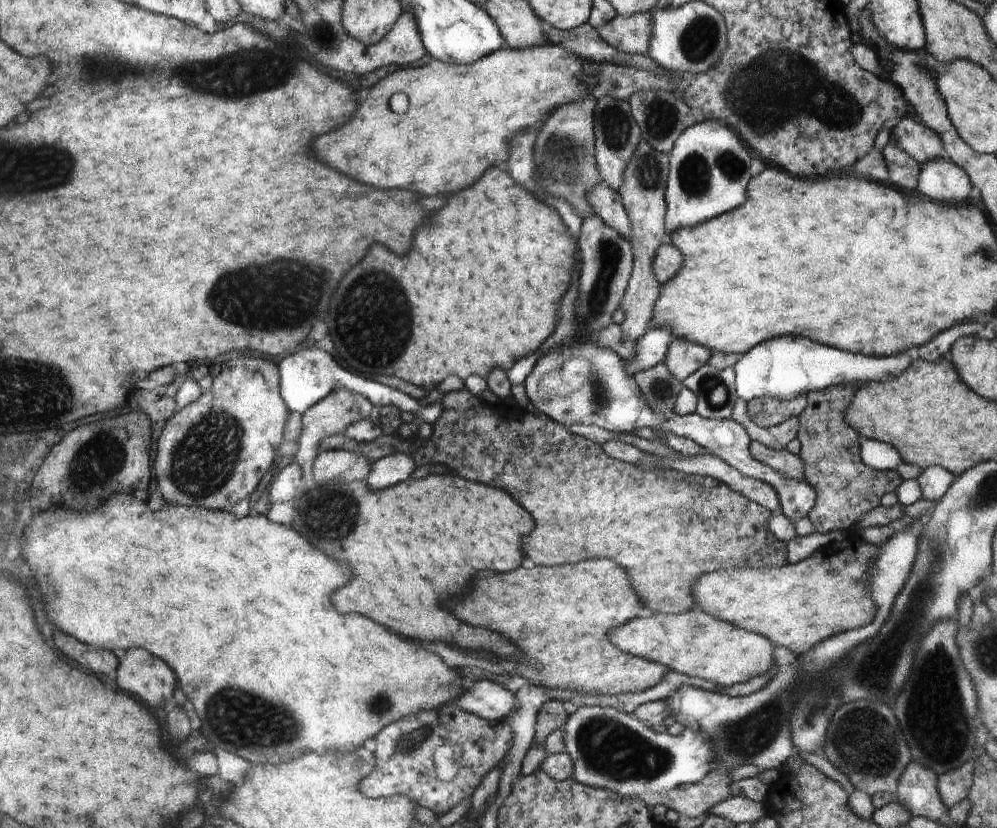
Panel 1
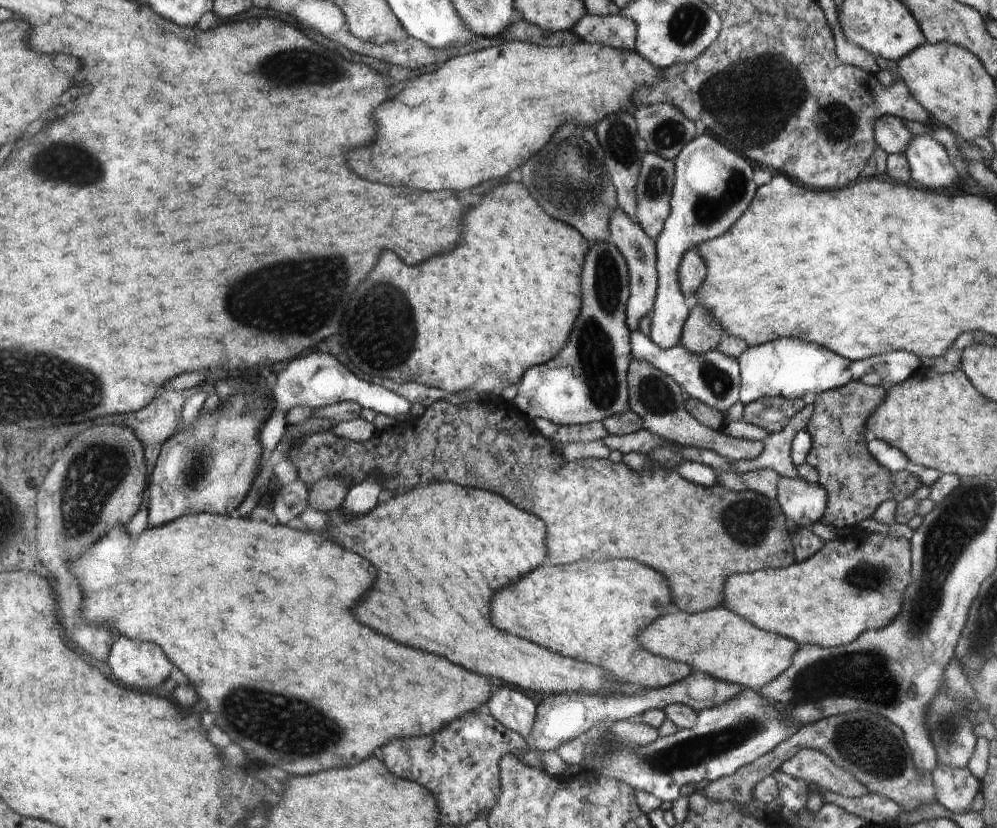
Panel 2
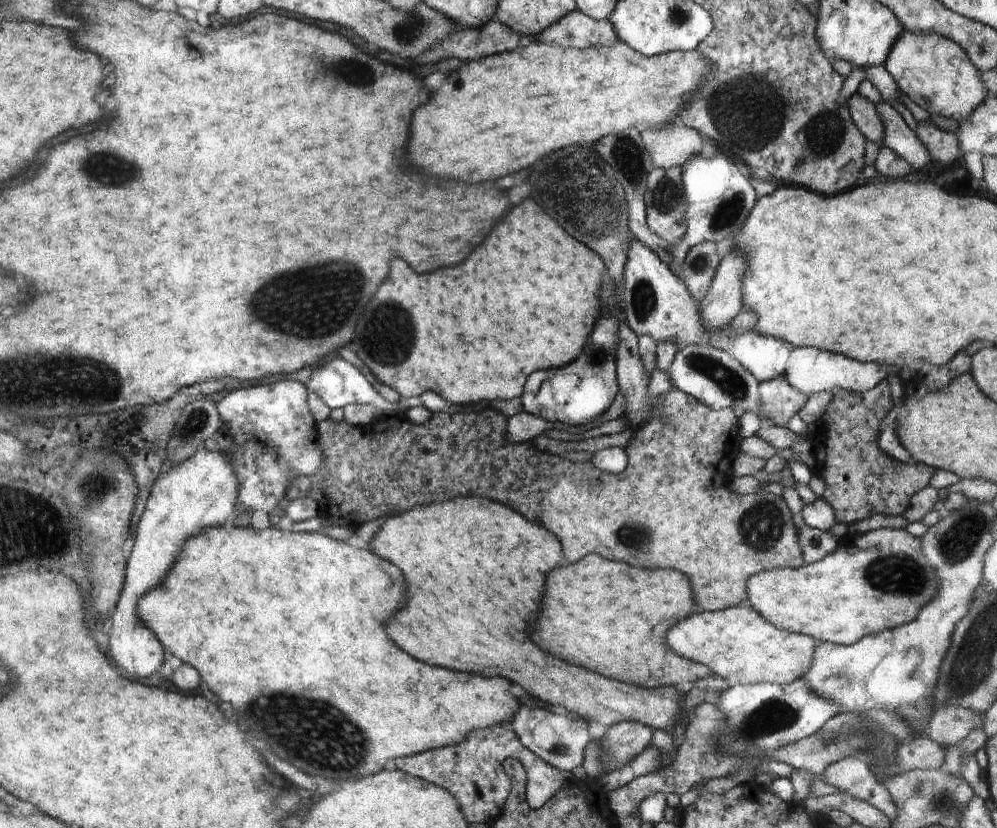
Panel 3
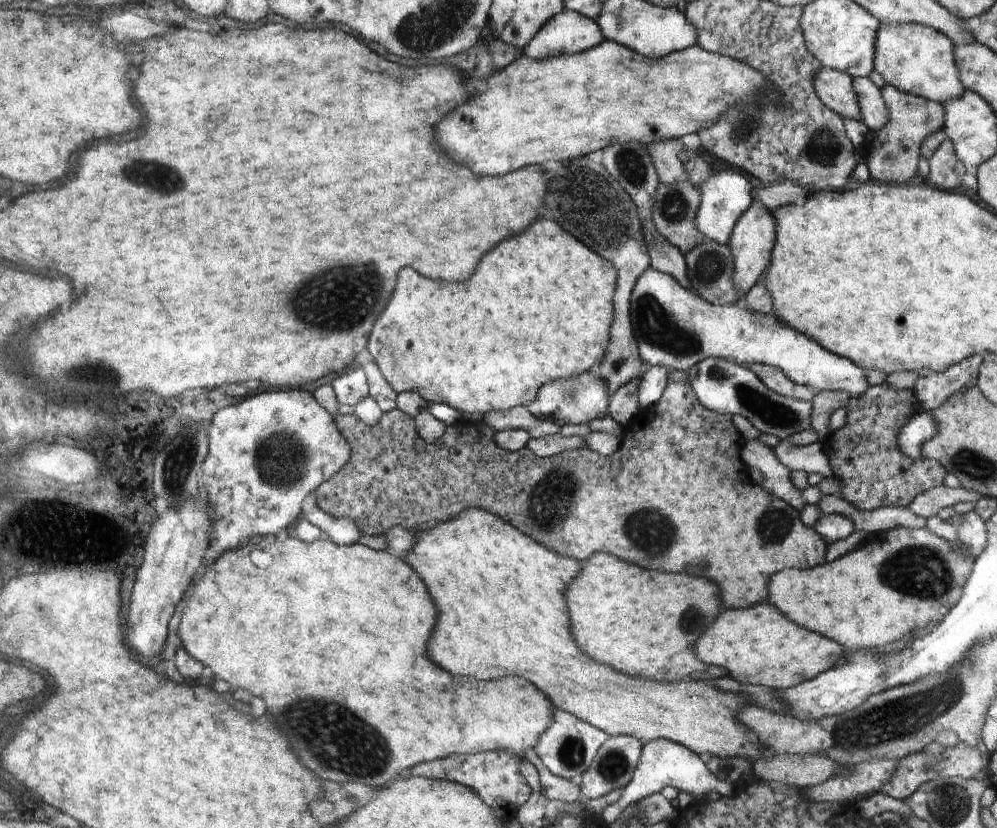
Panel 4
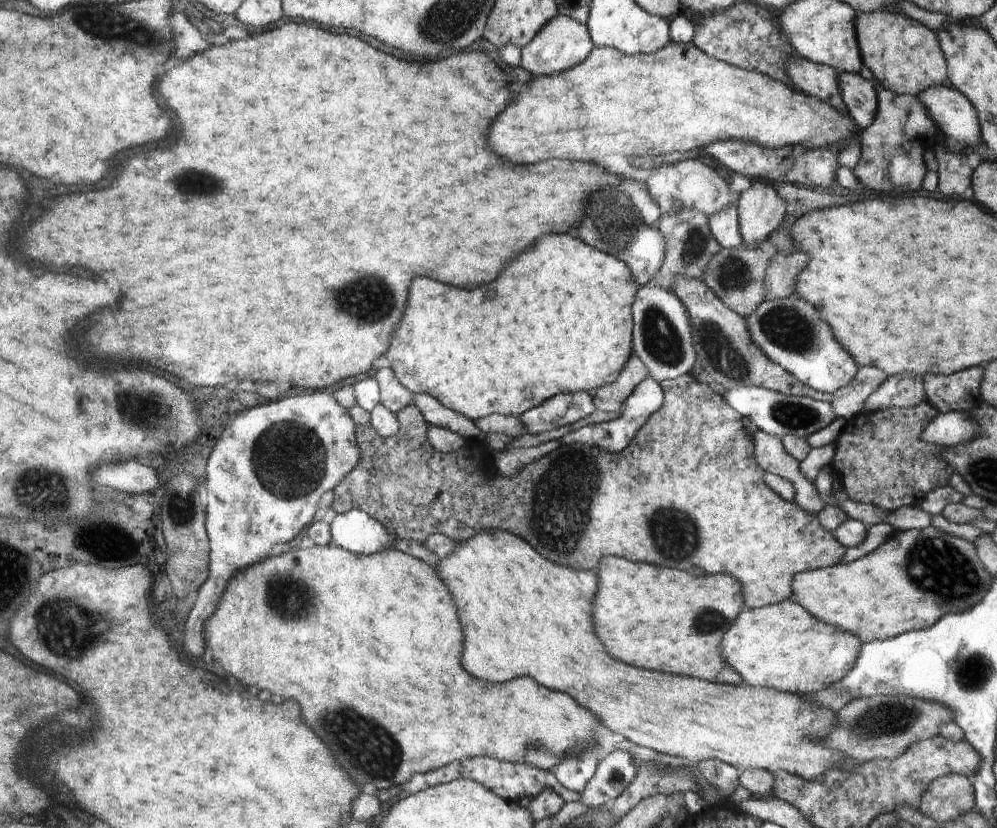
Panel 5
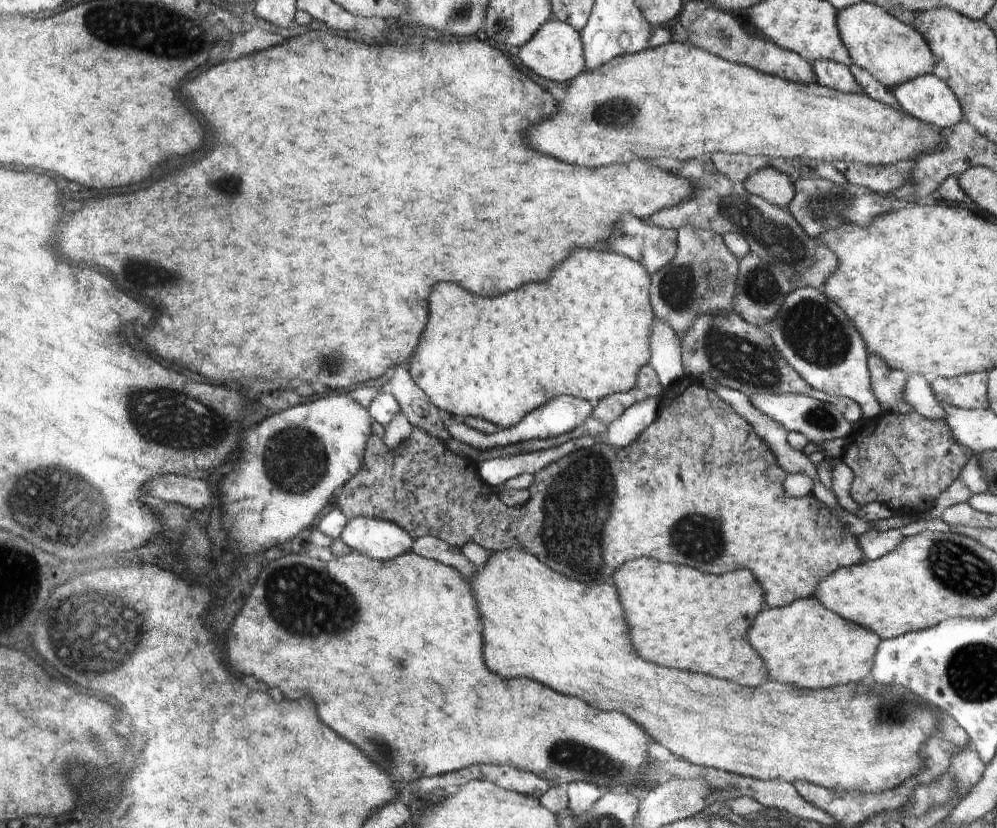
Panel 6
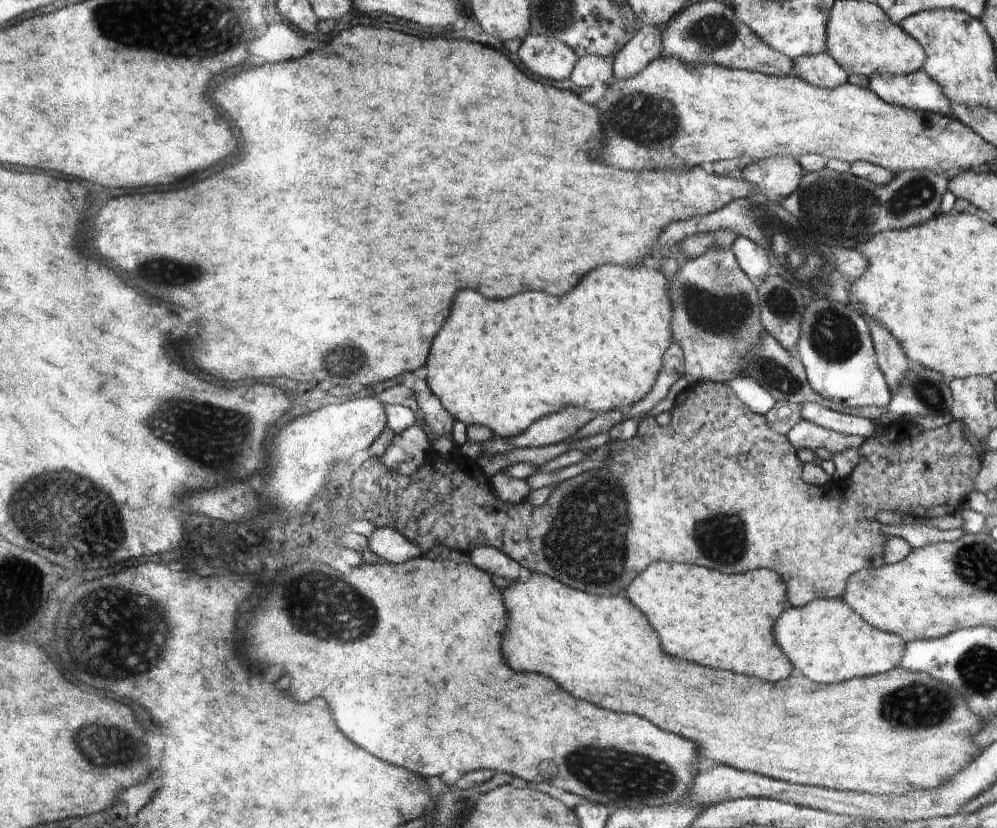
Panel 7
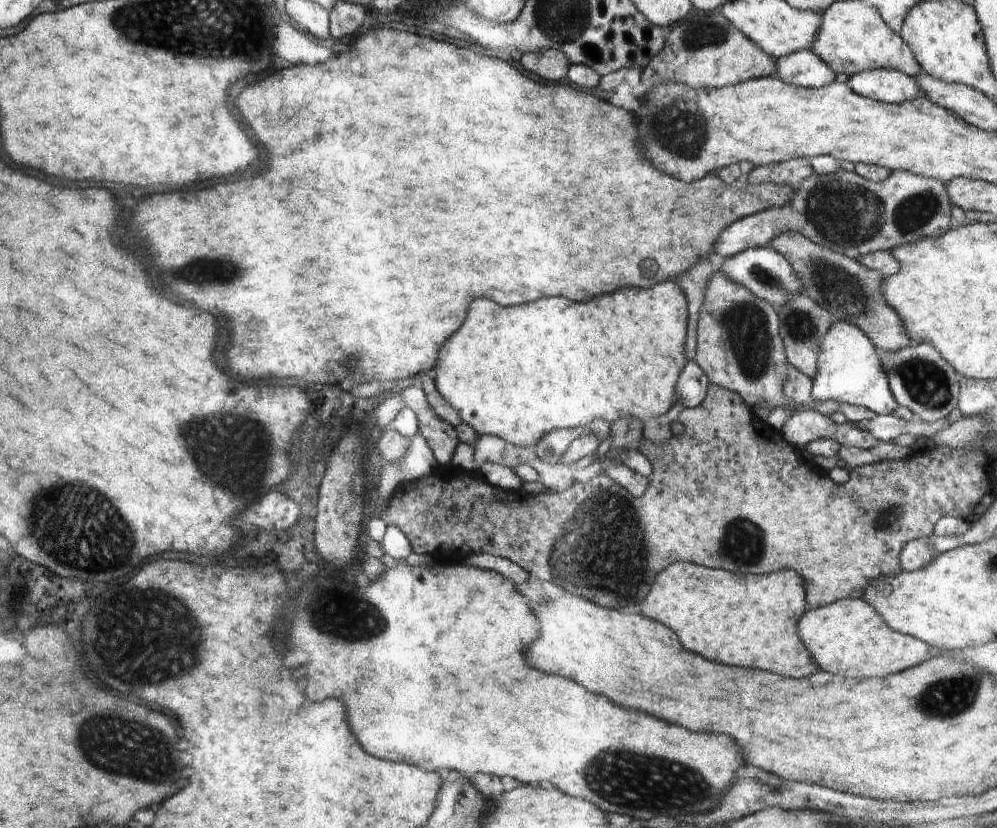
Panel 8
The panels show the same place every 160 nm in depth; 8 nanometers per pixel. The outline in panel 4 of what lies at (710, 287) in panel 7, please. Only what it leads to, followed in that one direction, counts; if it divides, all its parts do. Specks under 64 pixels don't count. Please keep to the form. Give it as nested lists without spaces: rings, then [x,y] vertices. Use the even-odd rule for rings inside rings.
[[[679,181],[677,184],[660,185],[657,189],[656,204],[653,207],[653,223],[656,225],[658,233],[686,254],[698,247],[705,239],[697,228],[697,212],[701,207],[700,190],[689,181]]]

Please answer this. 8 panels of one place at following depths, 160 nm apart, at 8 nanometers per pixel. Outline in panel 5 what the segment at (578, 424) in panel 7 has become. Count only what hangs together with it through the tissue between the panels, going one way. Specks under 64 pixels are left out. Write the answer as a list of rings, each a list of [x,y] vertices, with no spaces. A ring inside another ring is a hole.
[[[586,391],[560,393],[526,411],[519,419],[526,433],[539,435],[588,418],[596,410],[592,398],[593,393]],[[413,394],[413,405],[421,409],[430,425],[445,428],[463,436],[466,440],[478,439],[486,443],[487,436],[462,413],[446,407],[430,395]]]

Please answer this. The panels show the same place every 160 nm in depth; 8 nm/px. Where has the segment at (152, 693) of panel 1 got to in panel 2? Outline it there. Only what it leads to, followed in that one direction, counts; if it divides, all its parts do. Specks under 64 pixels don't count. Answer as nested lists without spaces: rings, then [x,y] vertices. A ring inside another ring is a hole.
[[[118,636],[116,644],[113,644],[108,660],[114,674],[128,686],[140,688],[140,690],[156,690],[162,682],[166,682],[172,676],[172,670],[176,668],[174,662],[168,658],[165,649],[159,644],[148,644],[145,640]]]

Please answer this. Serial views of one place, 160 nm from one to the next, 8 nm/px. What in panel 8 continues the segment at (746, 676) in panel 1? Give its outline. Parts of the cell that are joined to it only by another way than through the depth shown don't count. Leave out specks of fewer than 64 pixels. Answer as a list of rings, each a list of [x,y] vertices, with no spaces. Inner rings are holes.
[[[846,598],[826,608],[810,610],[801,618],[797,631],[822,670],[846,678],[886,678],[932,658],[929,644],[890,628],[877,609],[863,598]]]

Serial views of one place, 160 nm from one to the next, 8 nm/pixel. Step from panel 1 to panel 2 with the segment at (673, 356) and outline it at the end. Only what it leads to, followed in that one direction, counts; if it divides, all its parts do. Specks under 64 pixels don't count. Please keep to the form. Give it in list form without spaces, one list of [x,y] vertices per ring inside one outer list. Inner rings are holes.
[[[697,301],[691,304],[691,311],[684,331],[681,332],[680,345],[690,352],[700,354],[718,348],[726,334],[718,319]]]

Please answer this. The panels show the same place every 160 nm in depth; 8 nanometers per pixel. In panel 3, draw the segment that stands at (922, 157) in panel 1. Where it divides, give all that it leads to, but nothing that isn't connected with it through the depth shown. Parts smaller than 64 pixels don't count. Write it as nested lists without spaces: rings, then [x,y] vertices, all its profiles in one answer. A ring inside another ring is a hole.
[[[858,92],[850,95],[849,100],[850,112],[856,127],[870,139],[870,142],[874,141],[879,146],[883,146],[884,122],[875,104]]]

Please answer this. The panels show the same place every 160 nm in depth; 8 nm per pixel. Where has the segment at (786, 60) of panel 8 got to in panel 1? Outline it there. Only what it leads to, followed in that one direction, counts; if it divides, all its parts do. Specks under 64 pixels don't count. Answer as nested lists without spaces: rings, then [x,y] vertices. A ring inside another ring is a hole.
[[[945,155],[924,163],[918,178],[918,190],[922,194],[948,204],[966,200],[974,187],[966,171]]]

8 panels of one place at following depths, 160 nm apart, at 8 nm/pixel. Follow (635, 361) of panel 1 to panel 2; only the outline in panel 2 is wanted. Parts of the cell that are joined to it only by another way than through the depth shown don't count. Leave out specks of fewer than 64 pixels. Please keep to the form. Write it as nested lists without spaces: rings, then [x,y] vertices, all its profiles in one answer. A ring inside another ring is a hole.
[[[690,132],[674,155],[676,178],[670,199],[672,210],[665,220],[664,230],[657,245],[657,300],[651,312],[650,340],[660,348],[669,349],[680,344],[681,332],[688,322],[691,304],[681,291],[678,269],[686,251],[697,248],[702,242],[724,236],[733,224],[748,210],[756,196],[755,180],[758,164],[730,150],[714,132],[694,137]]]

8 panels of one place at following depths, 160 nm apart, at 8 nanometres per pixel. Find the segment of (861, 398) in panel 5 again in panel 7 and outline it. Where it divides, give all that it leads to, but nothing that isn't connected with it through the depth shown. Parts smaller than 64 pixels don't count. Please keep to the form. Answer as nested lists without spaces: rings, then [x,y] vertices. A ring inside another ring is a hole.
[[[863,316],[867,322],[874,324],[874,332],[872,332],[873,345],[877,353],[877,361],[881,367],[881,371],[885,373],[885,379],[889,383],[892,391],[897,389],[900,379],[909,367],[909,358],[906,356],[902,346],[898,344],[898,340],[892,336],[892,332],[880,322],[876,322],[870,316]]]

